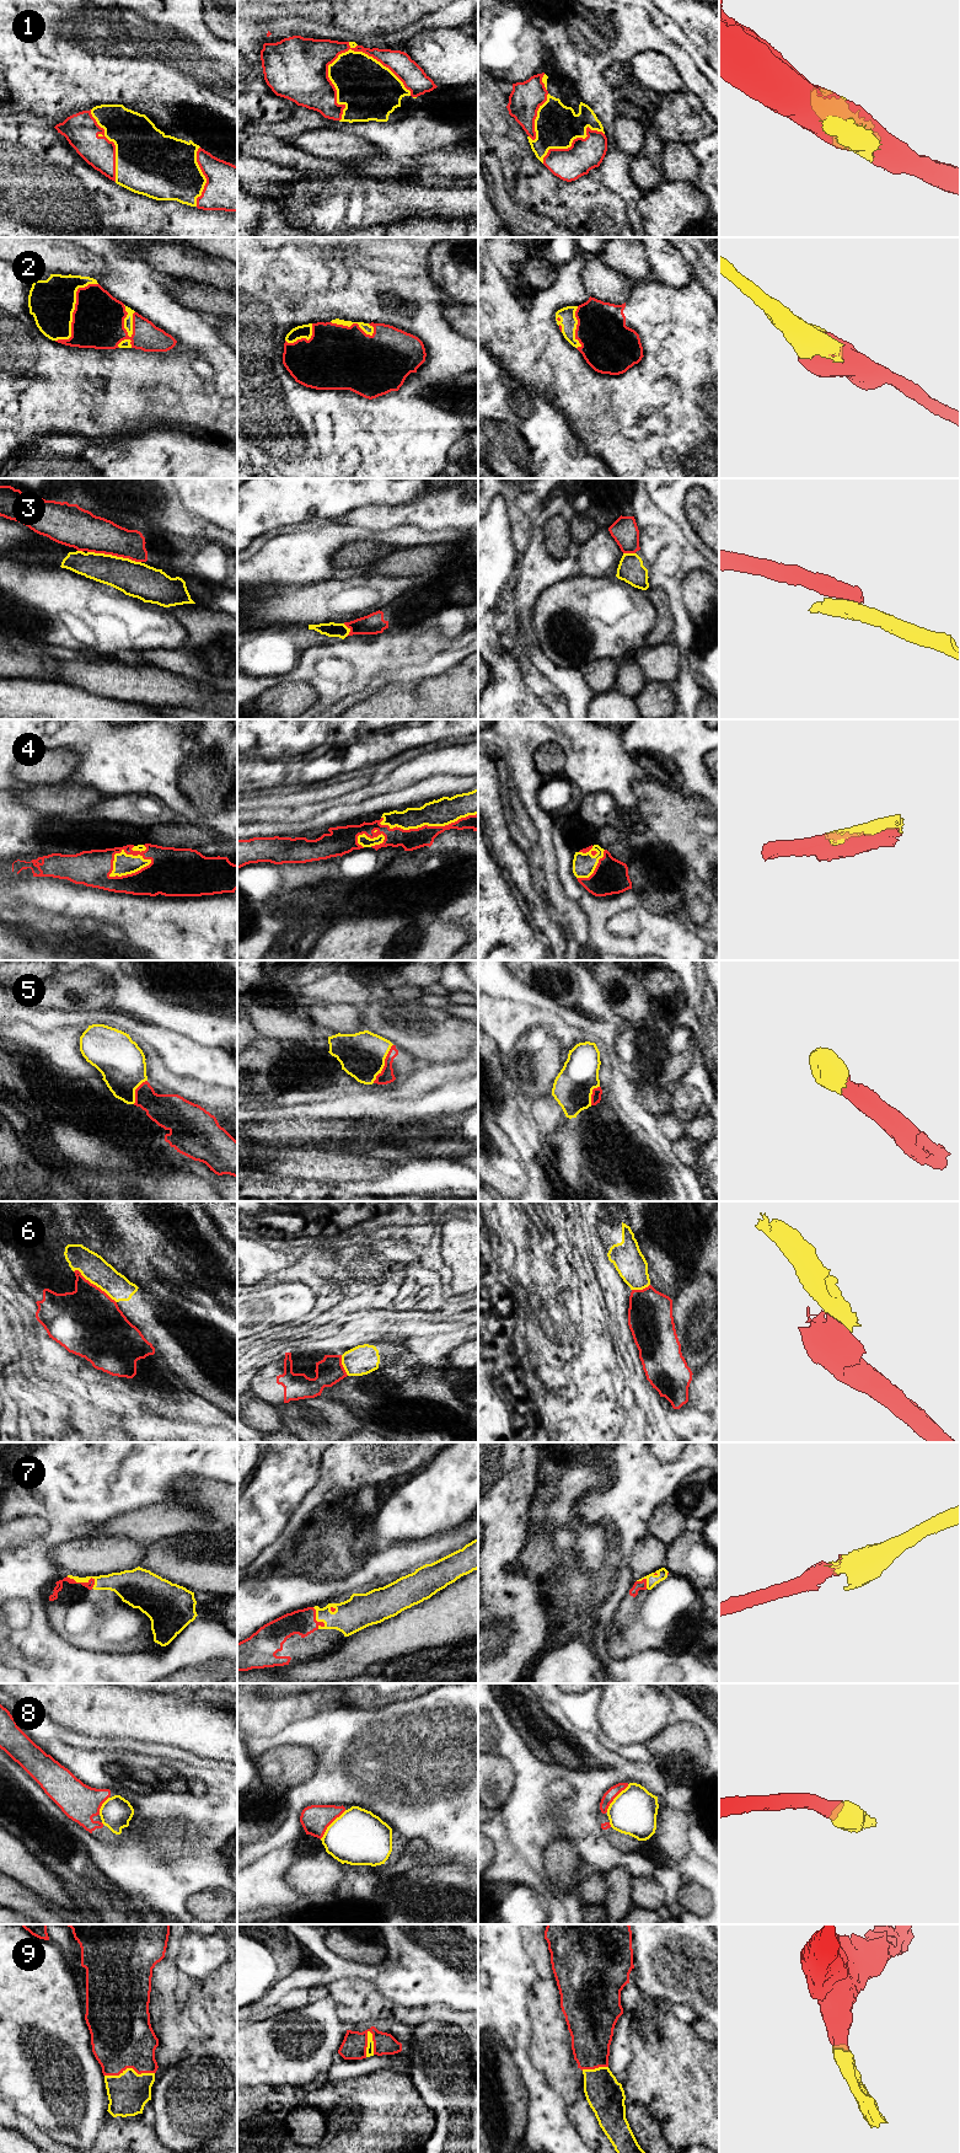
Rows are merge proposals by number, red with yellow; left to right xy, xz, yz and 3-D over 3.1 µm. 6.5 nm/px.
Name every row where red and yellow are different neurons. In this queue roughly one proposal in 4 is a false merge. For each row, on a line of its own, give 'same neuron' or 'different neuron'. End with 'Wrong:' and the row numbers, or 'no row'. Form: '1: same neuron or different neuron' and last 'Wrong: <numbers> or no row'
1: same neuron
2: same neuron
3: different neuron
4: same neuron
5: same neuron
6: different neuron
7: same neuron
8: same neuron
9: same neuron
Wrong: 3, 6

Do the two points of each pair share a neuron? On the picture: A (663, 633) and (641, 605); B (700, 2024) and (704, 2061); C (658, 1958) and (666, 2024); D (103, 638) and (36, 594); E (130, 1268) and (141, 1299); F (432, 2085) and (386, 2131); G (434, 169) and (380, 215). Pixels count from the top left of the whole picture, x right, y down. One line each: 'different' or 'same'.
A: different
B: different
C: different
D: same
E: different
F: different
G: different

